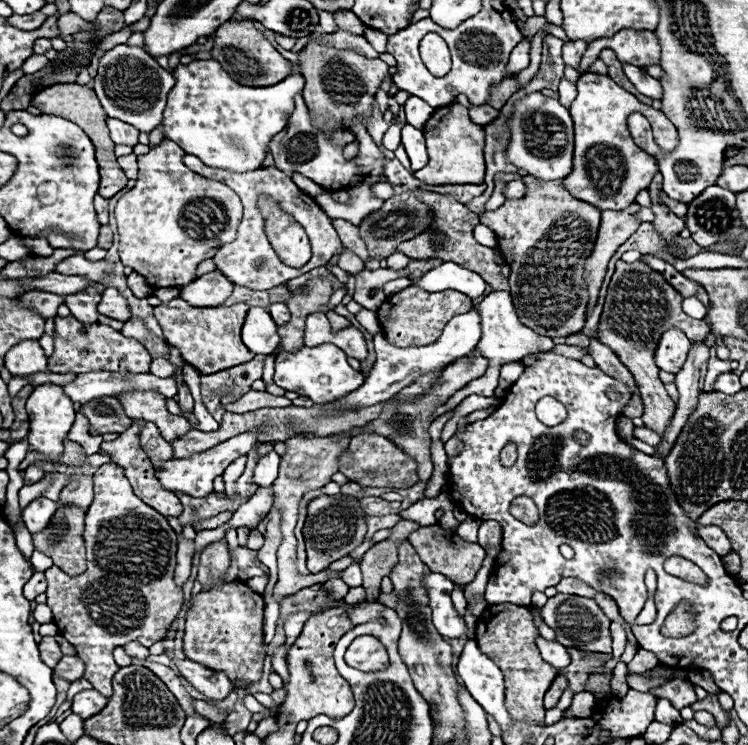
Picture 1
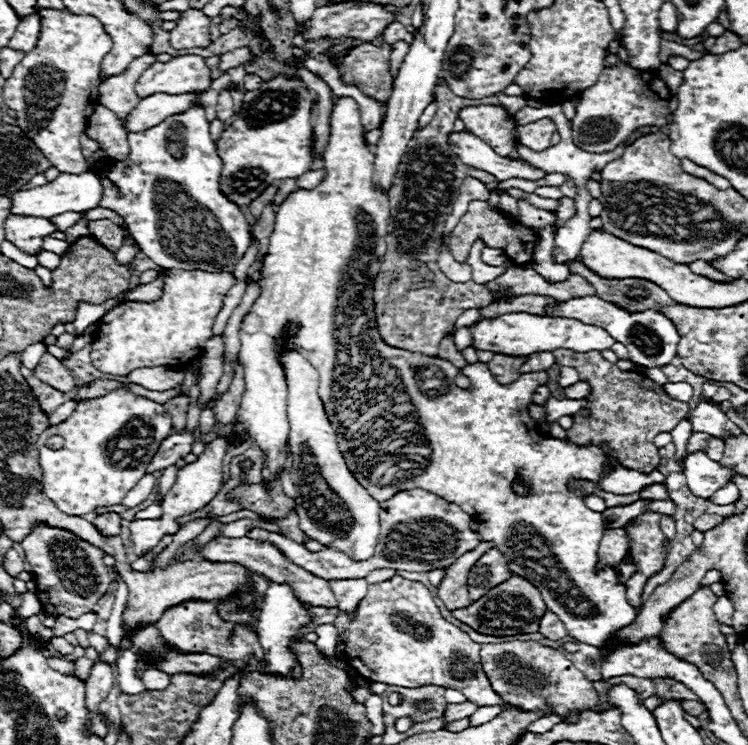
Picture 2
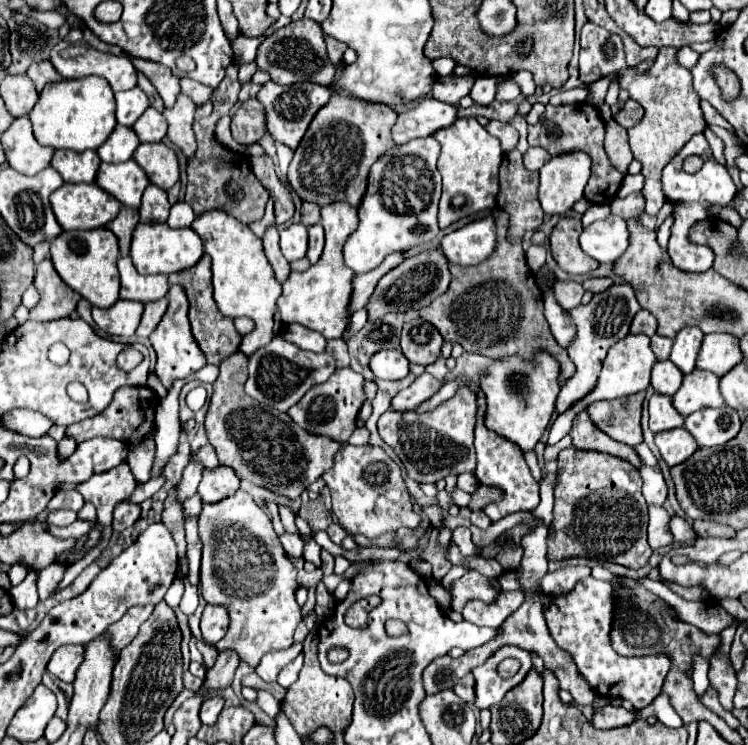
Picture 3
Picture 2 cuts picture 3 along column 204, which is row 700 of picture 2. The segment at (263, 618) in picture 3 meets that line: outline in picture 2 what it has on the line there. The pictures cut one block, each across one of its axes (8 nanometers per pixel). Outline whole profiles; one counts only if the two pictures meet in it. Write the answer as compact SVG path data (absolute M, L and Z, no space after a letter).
M538 642L482 644L480 658L492 688L508 706L520 710L554 710L556 716L566 716L572 710L586 712L600 706L600 696L592 682L554 648L546 648Z

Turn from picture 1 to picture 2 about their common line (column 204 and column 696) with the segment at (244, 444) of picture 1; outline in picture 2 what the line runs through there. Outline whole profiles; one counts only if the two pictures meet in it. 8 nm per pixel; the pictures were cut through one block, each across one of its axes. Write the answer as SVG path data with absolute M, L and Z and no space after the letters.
M704 450L692 452L684 458L684 476L692 494L700 498L710 498L720 486L730 482L732 474L730 468L722 468L718 462L710 460Z

